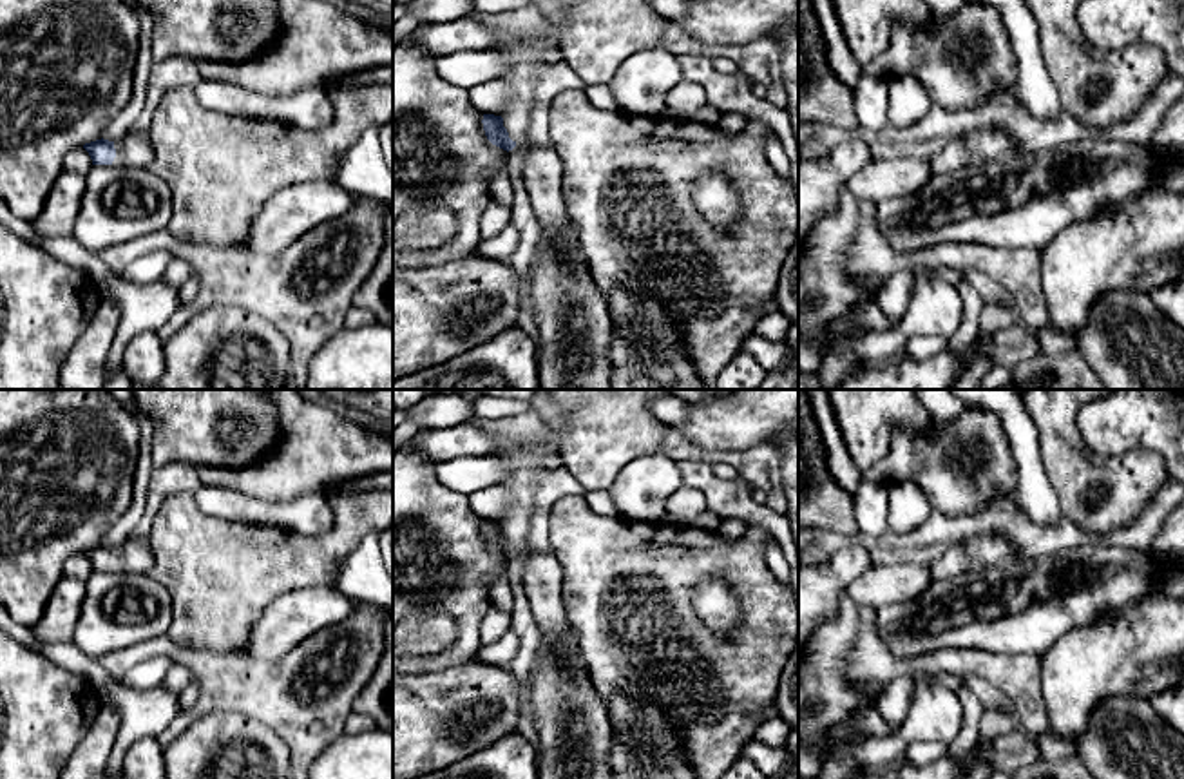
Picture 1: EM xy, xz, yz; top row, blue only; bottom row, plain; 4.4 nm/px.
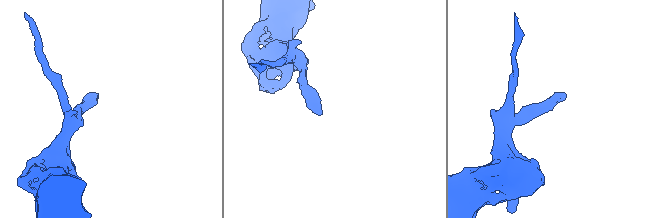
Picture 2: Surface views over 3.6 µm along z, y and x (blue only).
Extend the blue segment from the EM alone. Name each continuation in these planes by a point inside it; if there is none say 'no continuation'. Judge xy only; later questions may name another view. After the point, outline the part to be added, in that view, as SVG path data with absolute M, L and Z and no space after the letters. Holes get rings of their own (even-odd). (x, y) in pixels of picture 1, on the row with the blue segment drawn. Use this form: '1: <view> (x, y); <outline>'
1: xy (134, 149); M130 130L127 136L114 141L114 149L114 167L148 167L154 158L150 132Z

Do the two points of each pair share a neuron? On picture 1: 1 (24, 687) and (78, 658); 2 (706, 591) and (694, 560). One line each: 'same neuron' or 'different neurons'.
1: different neurons
2: different neurons

